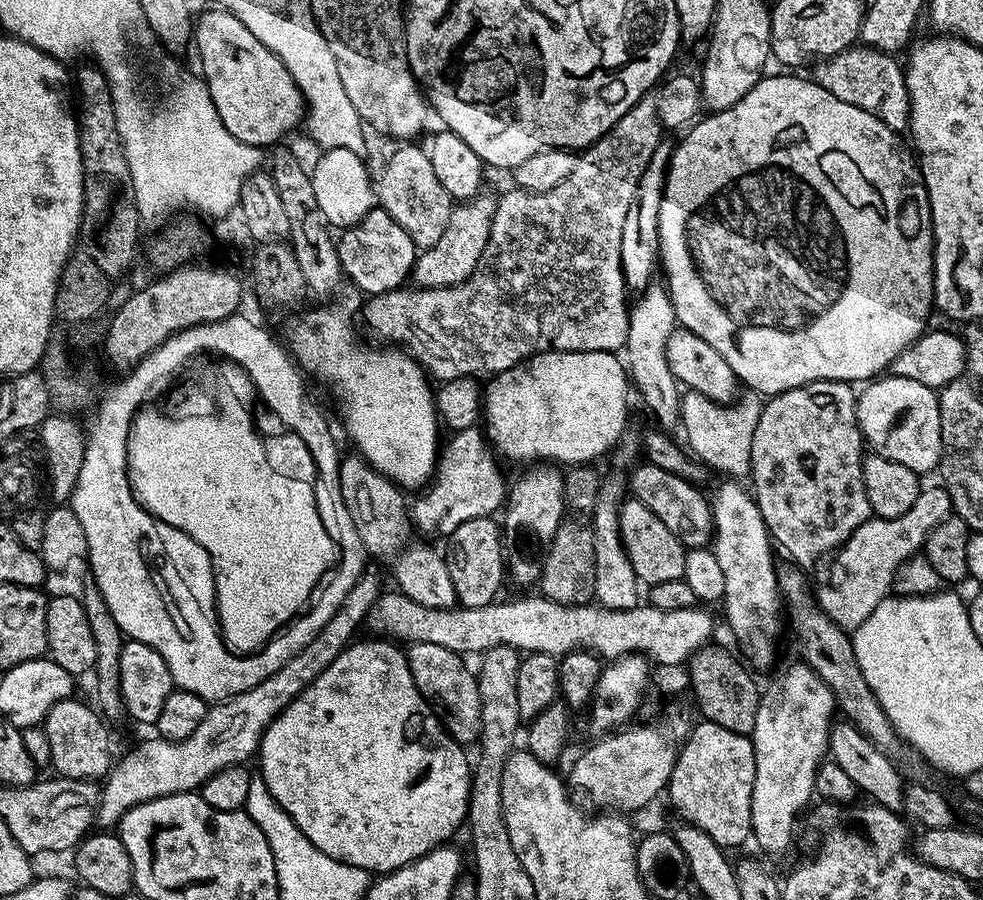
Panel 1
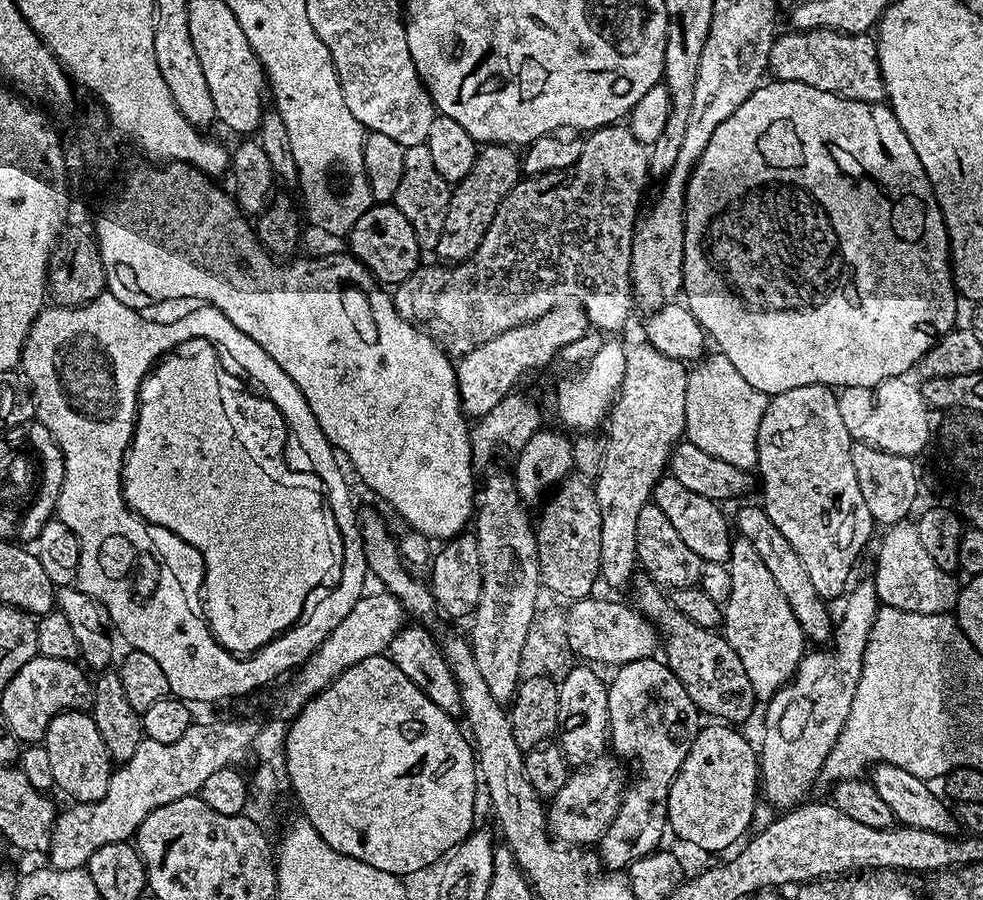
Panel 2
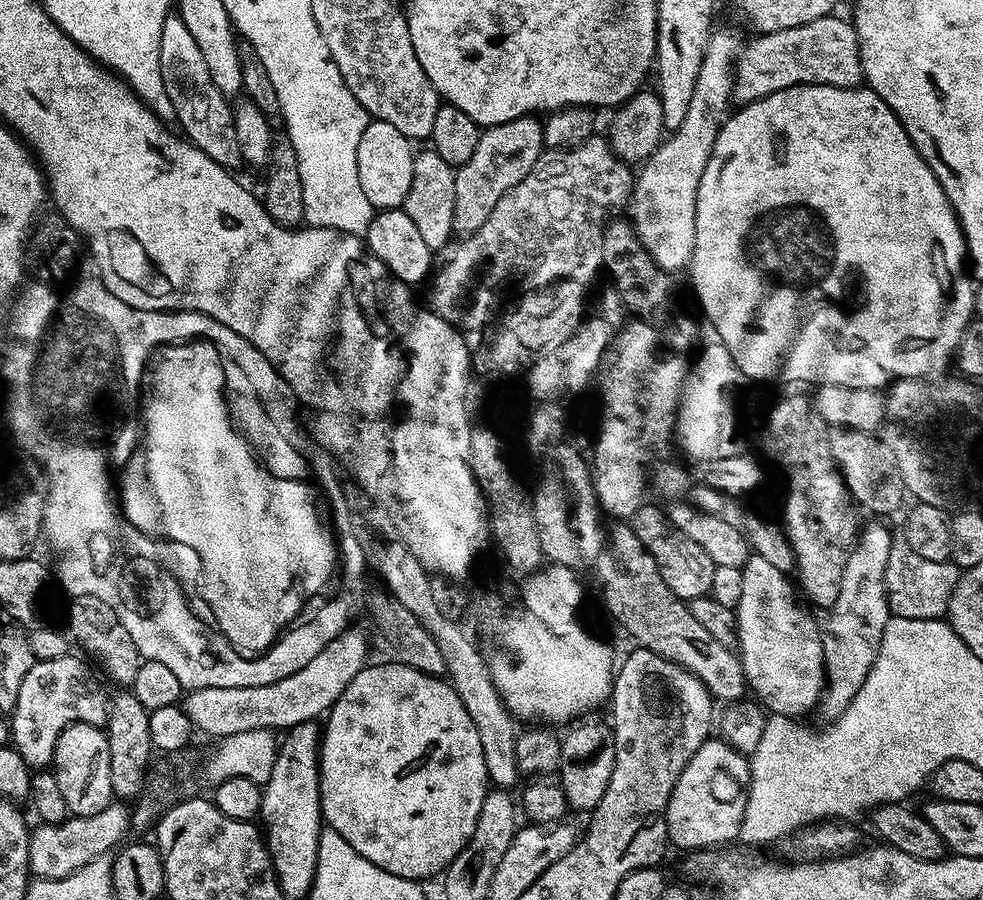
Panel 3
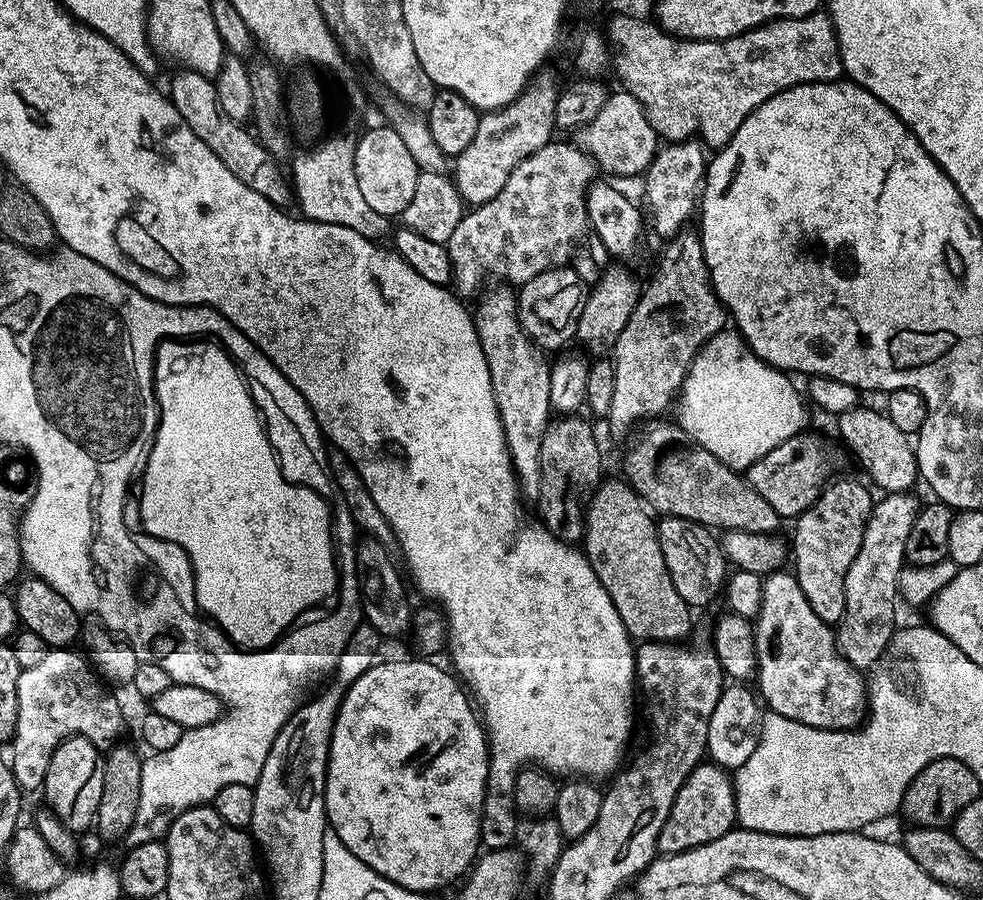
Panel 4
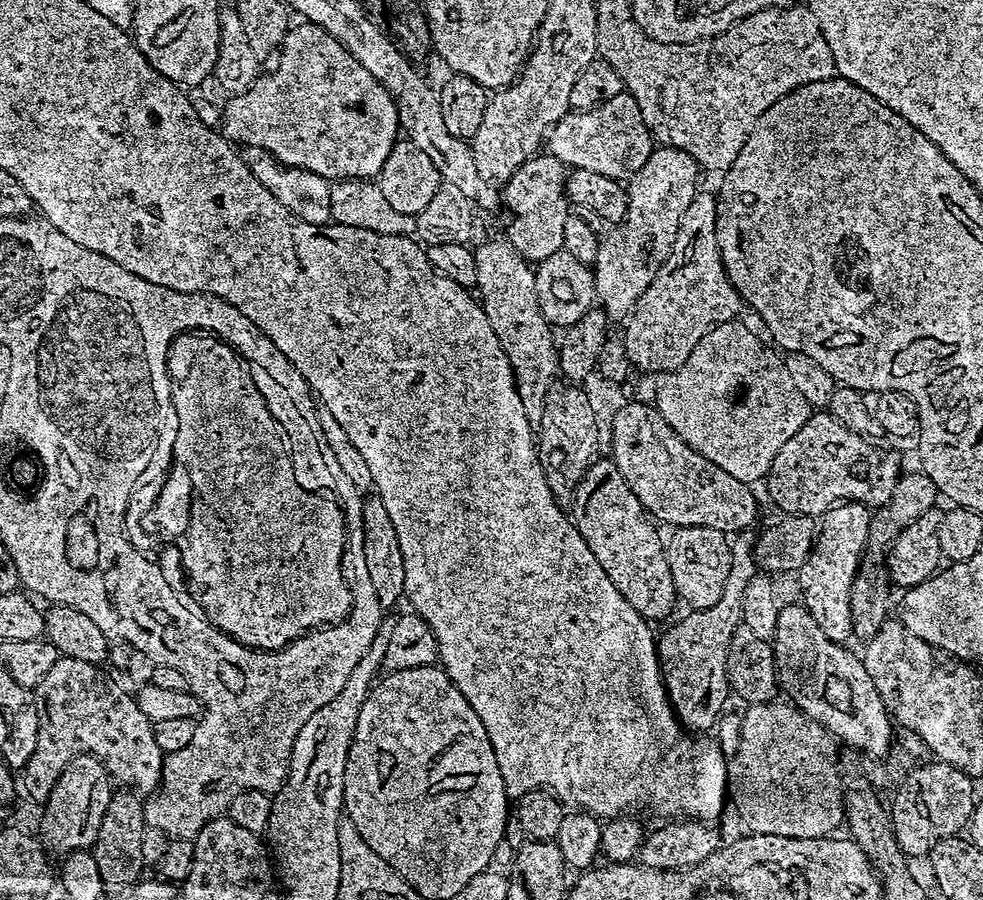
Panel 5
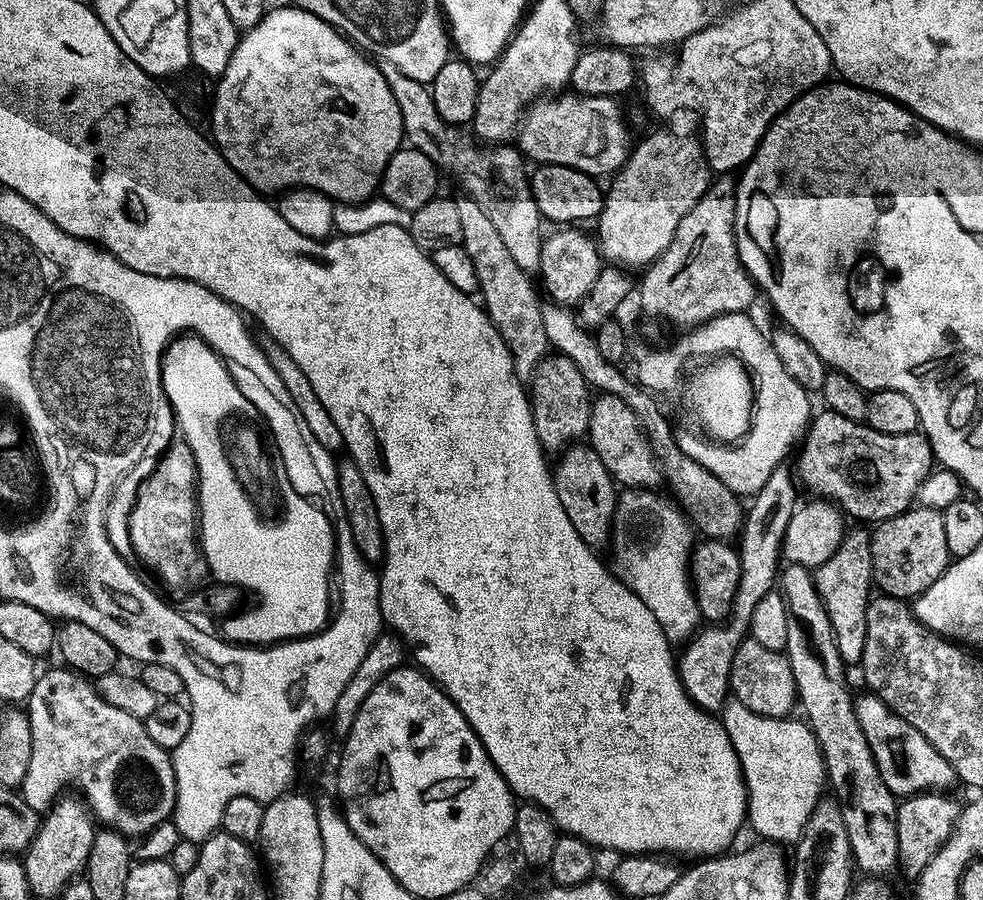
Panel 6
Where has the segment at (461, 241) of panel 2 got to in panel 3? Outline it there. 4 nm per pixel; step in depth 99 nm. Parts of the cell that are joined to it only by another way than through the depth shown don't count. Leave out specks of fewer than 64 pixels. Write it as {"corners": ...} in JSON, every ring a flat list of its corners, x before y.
{"corners":[[535,115,484,128,478,146,474,146,474,154,470,154,470,158,455,169,453,233,467,234,478,230,478,226,490,218,490,210,498,206,498,198,530,174,544,151,544,125]]}

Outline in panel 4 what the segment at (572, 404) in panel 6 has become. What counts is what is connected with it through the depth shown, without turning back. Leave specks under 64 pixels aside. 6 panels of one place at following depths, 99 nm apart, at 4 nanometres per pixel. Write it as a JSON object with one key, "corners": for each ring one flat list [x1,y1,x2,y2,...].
{"corners":[[580,418,553,419,544,431,540,447,540,470,544,479,542,501,548,507,549,516,546,524,559,539,569,542,581,539,584,522,580,496,587,497,593,485,601,479,600,464,602,465,602,457,594,442,593,425,576,419]]}

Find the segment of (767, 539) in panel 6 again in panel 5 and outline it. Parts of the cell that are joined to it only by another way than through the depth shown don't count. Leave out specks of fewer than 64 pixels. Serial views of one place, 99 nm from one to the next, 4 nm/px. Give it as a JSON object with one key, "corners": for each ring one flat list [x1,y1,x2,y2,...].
{"corners":[[748,530,739,533,731,545,732,565,726,586,722,589,722,598,709,608,689,611,689,616,682,617,677,624,669,623,669,628,659,633,656,642,656,657,660,660,660,674,668,700,676,717,692,734,704,734,707,728,714,727,730,697,726,666,728,646,734,630,742,626,742,597,746,594,746,586,750,586,758,574,753,533]]}

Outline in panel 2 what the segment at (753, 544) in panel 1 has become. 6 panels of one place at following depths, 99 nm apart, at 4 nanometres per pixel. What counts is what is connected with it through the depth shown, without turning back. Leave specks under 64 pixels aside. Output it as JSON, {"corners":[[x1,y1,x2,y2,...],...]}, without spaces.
{"corners":[[740,538,733,543,726,563,730,574,730,598,722,605,722,635,730,642,734,654,738,654,738,659,742,661,754,694,766,702,795,674,800,659,806,654,806,637,802,626,798,626,798,618,794,618,794,610,790,610,790,602,786,602,782,590,778,590,770,570,766,570,766,562,758,558,758,550,754,550,748,539]]}

